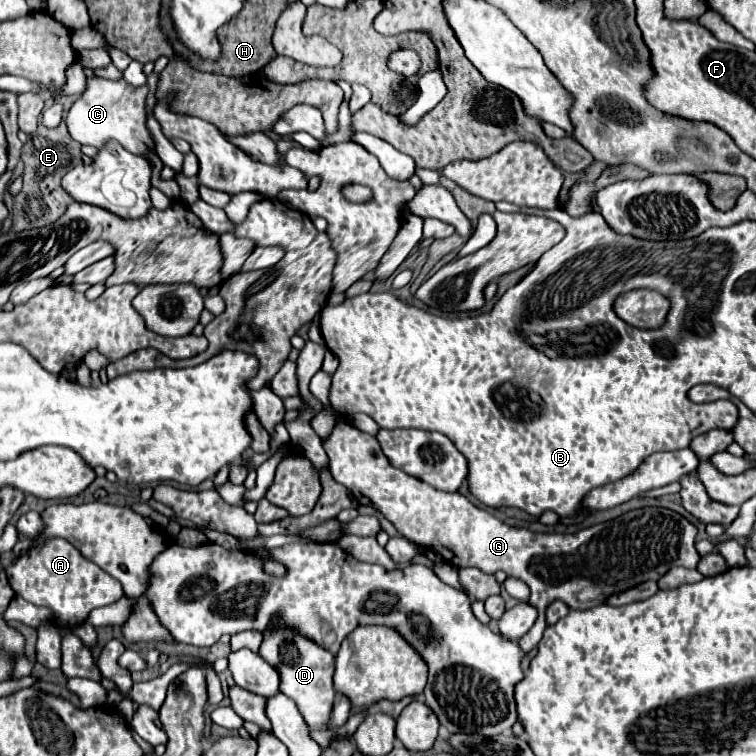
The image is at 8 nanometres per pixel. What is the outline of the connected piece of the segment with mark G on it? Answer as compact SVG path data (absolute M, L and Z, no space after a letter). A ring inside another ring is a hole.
M341 419L337 423L337 427L333 429L333 433L329 435L329 439L323 443L327 457L331 461L331 475L337 483L341 483L343 487L347 487L353 497L359 501L359 495L363 495L365 499L371 501L371 505L375 509L379 509L379 513L391 521L399 533L403 533L403 537L407 537L413 543L421 543L425 549L437 551L443 555L443 559L447 563L451 563L453 567L461 569L461 567L477 567L485 573L495 573L495 571L505 571L509 577L521 579L523 583L529 585L531 595L529 595L529 605L533 605L539 613L535 625L519 639L519 647L523 653L529 653L543 637L543 629L545 629L545 619L543 619L543 611L547 607L547 603L555 601L555 599L563 599L571 609L575 611L585 611L597 605L603 605L607 601L607 597L615 595L615 593L623 593L627 589L633 589L649 579L659 579L663 577L671 567L687 567L687 569L695 569L699 563L699 553L695 549L695 537L697 537L697 527L691 525L685 517L681 517L679 513L671 511L671 509L663 509L663 507L645 507L645 509L635 509L629 511L625 515L607 523L599 523L587 529L581 529L577 533L571 535L559 535L559 533L533 533L529 529L519 529L519 527L509 527L505 523L501 523L499 519L495 519L491 513L475 507L467 497L463 497L461 493L447 493L447 491L439 491L411 475L407 475L401 469L395 469L387 457L383 455L377 439L369 433L363 433L359 429L355 429L353 425L349 425L345 419Z

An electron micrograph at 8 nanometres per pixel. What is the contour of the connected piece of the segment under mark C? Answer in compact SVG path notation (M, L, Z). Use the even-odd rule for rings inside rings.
M89 77L85 91L77 97L77 101L71 105L67 113L65 123L69 135L81 145L103 147L107 139L117 139L133 155L147 157L155 153L155 139L151 137L151 131L147 127L147 105L145 105L147 95L149 85L133 87L125 83L125 79L111 81L101 77Z

